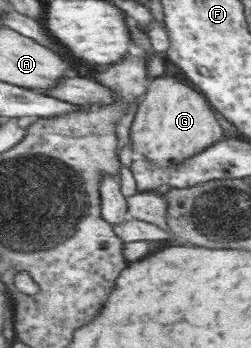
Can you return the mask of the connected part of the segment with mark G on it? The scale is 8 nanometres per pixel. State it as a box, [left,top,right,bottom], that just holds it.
[129,75,222,168]

